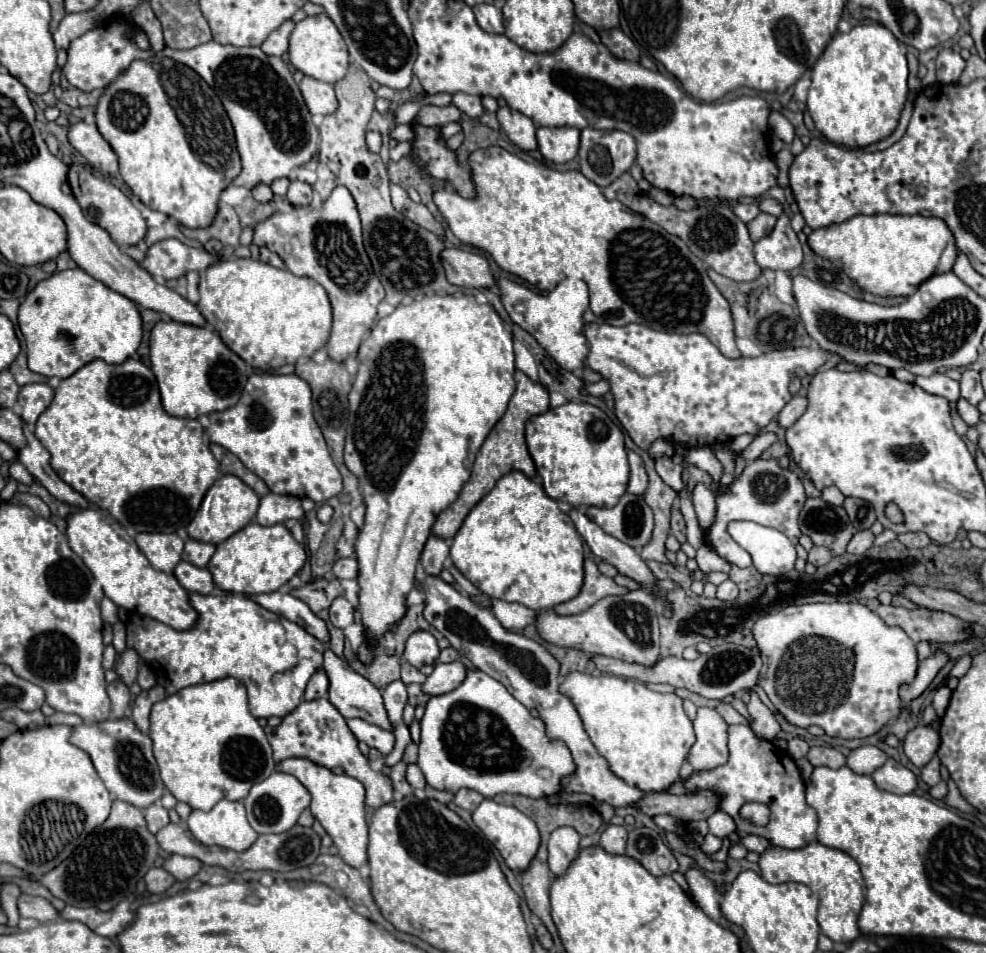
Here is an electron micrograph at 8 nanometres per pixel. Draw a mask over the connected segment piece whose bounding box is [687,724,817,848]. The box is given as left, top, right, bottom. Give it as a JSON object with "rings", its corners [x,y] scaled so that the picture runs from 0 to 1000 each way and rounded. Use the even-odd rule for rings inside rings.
{"rings":[[[758,760],[739,762],[739,797],[737,802],[719,808],[719,810],[705,810],[697,818],[697,827],[701,831],[705,829],[725,829],[733,835],[729,850],[737,852],[752,875],[768,875],[782,881],[784,888],[792,890],[812,890],[827,881],[829,873],[829,854],[827,850],[816,842],[816,823],[810,812],[810,806],[806,804],[804,795],[788,785],[786,781],[772,776],[764,770],[764,766]],[[758,842],[772,842],[784,848],[784,856],[780,858],[778,867],[766,867],[764,863],[749,856],[749,850]]]}

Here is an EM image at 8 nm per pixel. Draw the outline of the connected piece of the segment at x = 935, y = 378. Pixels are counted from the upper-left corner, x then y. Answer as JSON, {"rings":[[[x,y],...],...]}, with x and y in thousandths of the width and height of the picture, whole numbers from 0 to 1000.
{"rings":[[[950,390],[946,395],[940,395],[940,397],[930,395],[928,403],[934,405],[942,413],[950,413],[950,416],[960,418],[962,422],[971,422],[975,418],[975,413],[973,413],[973,401],[967,399],[967,397],[962,397],[960,392],[954,392],[954,390]]]}

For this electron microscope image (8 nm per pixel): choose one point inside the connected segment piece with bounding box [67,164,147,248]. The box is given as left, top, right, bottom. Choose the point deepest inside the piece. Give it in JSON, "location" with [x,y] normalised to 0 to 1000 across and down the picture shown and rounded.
{"location":[102,212]}

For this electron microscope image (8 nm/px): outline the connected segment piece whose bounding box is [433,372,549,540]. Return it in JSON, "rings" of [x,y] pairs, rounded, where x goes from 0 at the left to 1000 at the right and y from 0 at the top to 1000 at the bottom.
{"rings":[[[522,390],[522,401],[524,401],[524,407],[516,420],[516,428],[514,428],[512,437],[502,445],[498,455],[494,458],[494,462],[490,464],[490,470],[486,472],[486,476],[482,481],[476,506],[468,512],[466,523],[451,537],[447,537],[443,541],[443,548],[439,552],[439,560],[445,560],[445,565],[449,565],[449,567],[457,567],[463,560],[463,556],[468,554],[476,535],[502,510],[502,506],[508,499],[512,499],[520,493],[526,493],[537,502],[543,499],[543,487],[541,487],[541,483],[534,474],[534,466],[532,466],[532,441],[557,430],[557,411],[549,403],[539,401],[530,390]]]}

